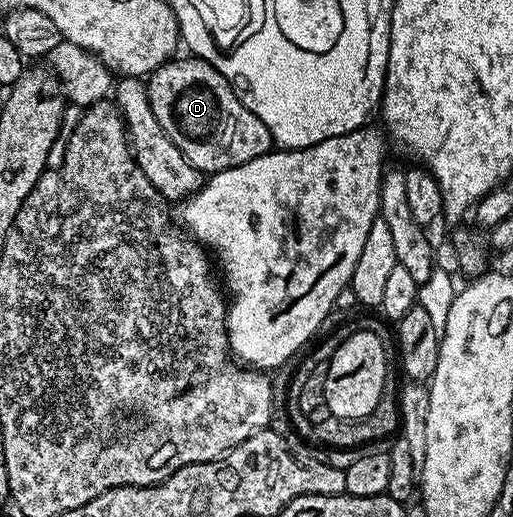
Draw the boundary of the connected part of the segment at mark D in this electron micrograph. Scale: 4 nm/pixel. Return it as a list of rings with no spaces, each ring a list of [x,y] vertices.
[[[193,55],[185,56],[171,59],[155,69],[149,74],[146,86],[152,115],[156,115],[168,139],[206,175],[243,165],[271,152],[268,127],[240,103],[230,81],[206,61]]]

